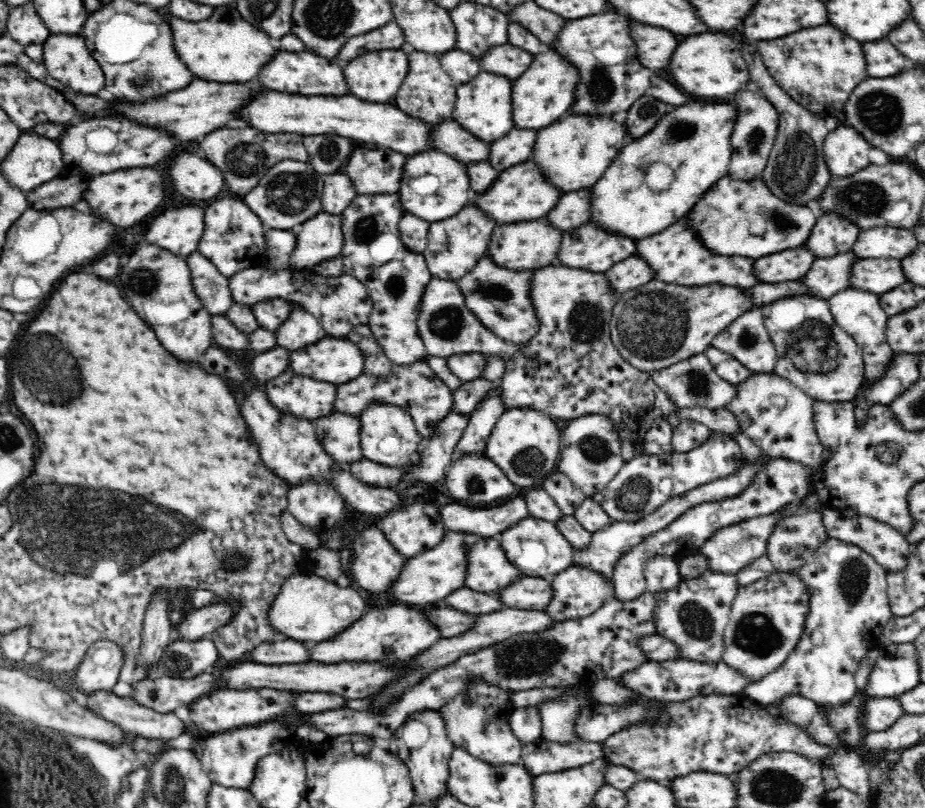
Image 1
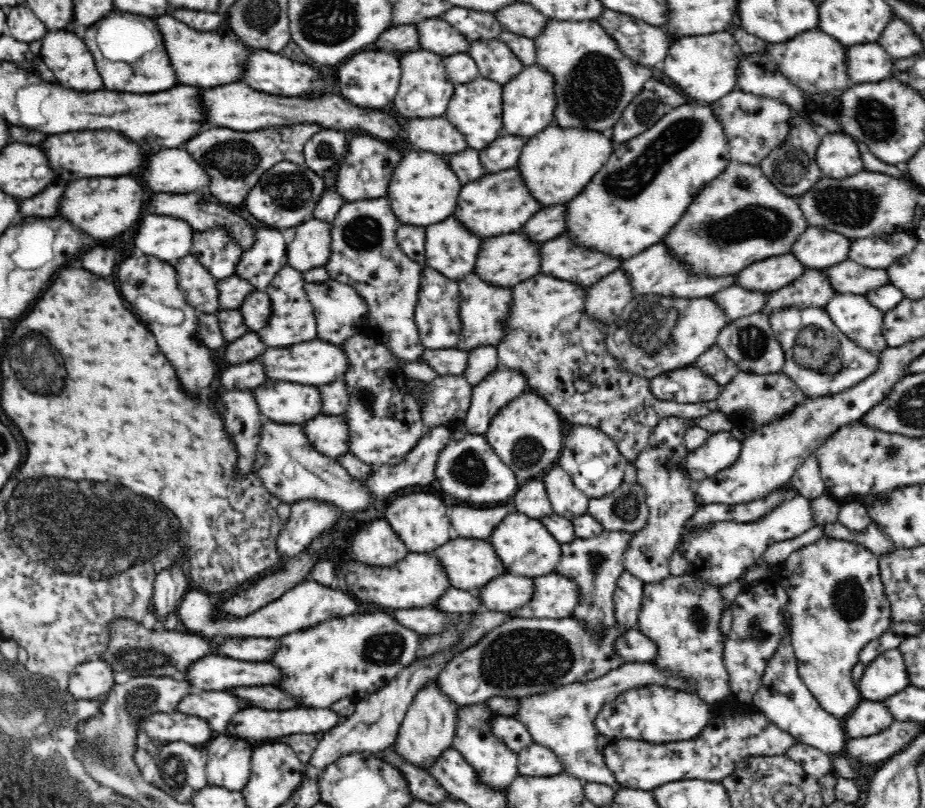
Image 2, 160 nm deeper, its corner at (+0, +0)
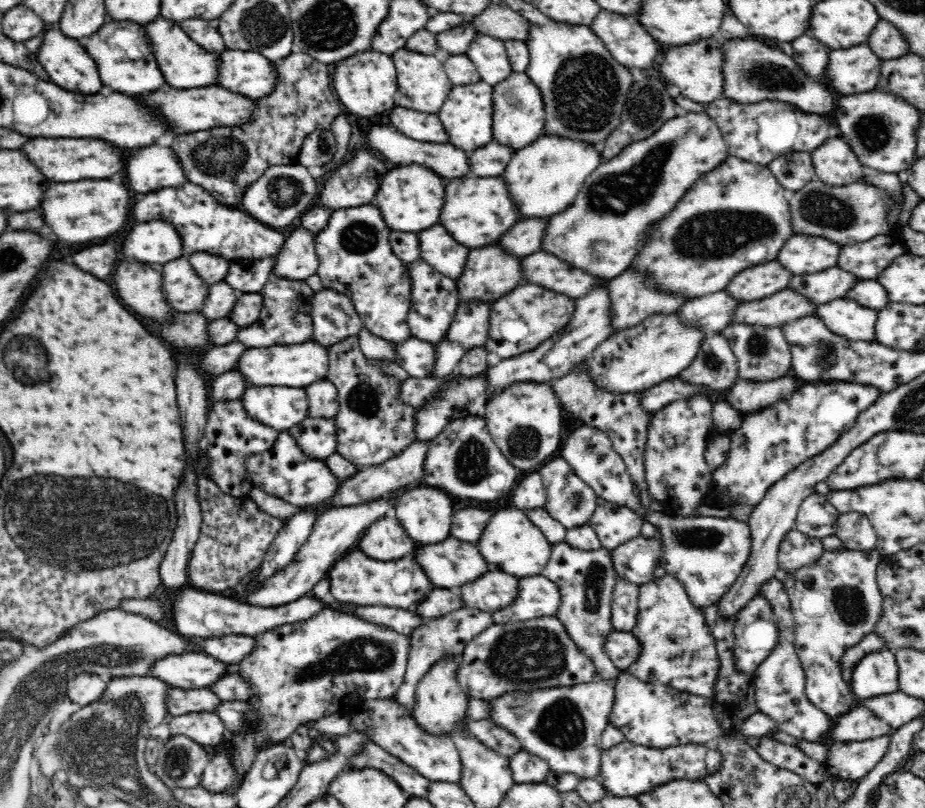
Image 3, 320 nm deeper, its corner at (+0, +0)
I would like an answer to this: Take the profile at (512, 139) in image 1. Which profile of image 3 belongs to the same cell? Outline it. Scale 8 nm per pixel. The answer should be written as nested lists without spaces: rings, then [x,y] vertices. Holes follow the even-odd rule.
[[[496,141],[474,150],[468,160],[470,160],[470,170],[476,176],[500,176],[504,172],[504,168],[508,166],[510,158],[515,150],[508,145],[502,145]]]

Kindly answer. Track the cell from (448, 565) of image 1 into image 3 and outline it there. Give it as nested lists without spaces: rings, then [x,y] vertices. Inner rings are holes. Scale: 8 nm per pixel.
[[[360,548],[356,550],[358,552],[350,552],[350,556],[336,561],[326,576],[334,600],[356,606],[390,606],[406,610],[412,604],[424,600],[432,588],[416,560],[406,560],[412,556],[386,562],[370,558]]]

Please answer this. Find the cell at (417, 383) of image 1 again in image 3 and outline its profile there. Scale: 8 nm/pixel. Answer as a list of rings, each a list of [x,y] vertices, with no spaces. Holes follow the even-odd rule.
[[[326,378],[306,387],[308,417],[333,419],[338,413],[337,389]]]

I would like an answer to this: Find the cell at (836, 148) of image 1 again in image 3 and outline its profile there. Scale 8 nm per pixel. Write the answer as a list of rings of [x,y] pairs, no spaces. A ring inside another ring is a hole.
[[[831,136],[811,152],[815,180],[841,187],[861,181],[866,174],[852,147],[842,136]]]

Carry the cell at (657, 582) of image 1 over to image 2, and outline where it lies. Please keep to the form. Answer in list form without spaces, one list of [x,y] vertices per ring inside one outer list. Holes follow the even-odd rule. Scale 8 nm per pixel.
[[[676,415],[661,419],[652,429],[647,448],[635,460],[637,482],[646,491],[649,518],[642,530],[633,533],[621,559],[624,571],[644,583],[660,582],[671,575],[668,571],[670,556],[676,551],[685,524],[702,506],[695,499],[698,480],[689,477],[685,464],[685,458],[690,454],[690,449],[686,449],[686,431],[695,425],[695,421]]]

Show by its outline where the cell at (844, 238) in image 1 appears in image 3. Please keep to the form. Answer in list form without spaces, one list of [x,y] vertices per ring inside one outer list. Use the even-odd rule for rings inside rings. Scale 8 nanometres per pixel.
[[[793,234],[780,248],[776,261],[792,275],[809,275],[836,267],[840,247],[824,237]]]

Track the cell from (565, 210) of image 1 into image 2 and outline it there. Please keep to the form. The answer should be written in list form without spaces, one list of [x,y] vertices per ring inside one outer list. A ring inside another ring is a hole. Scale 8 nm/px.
[[[566,206],[542,207],[536,214],[530,216],[530,220],[522,226],[522,232],[528,236],[530,241],[540,246],[547,240],[559,237],[564,233],[564,214]]]

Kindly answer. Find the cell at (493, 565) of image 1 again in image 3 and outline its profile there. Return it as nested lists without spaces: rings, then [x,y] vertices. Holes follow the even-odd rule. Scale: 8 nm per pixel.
[[[449,538],[424,548],[418,545],[412,556],[436,588],[460,587],[490,570],[474,544]]]

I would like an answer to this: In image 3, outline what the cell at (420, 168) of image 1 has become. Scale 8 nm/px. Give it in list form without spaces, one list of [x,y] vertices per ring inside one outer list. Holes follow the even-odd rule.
[[[402,166],[390,170],[380,184],[380,190],[376,192],[376,198],[373,198],[374,204],[382,216],[384,223],[391,231],[402,232],[420,232],[426,230],[434,224],[438,224],[440,210],[444,204],[444,186],[438,174],[424,166]]]

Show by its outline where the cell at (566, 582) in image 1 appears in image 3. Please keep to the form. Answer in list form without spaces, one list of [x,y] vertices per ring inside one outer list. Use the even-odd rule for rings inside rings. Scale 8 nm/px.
[[[542,575],[518,580],[518,592],[512,604],[491,613],[494,624],[524,622],[540,617],[554,617],[560,606],[560,591]]]

